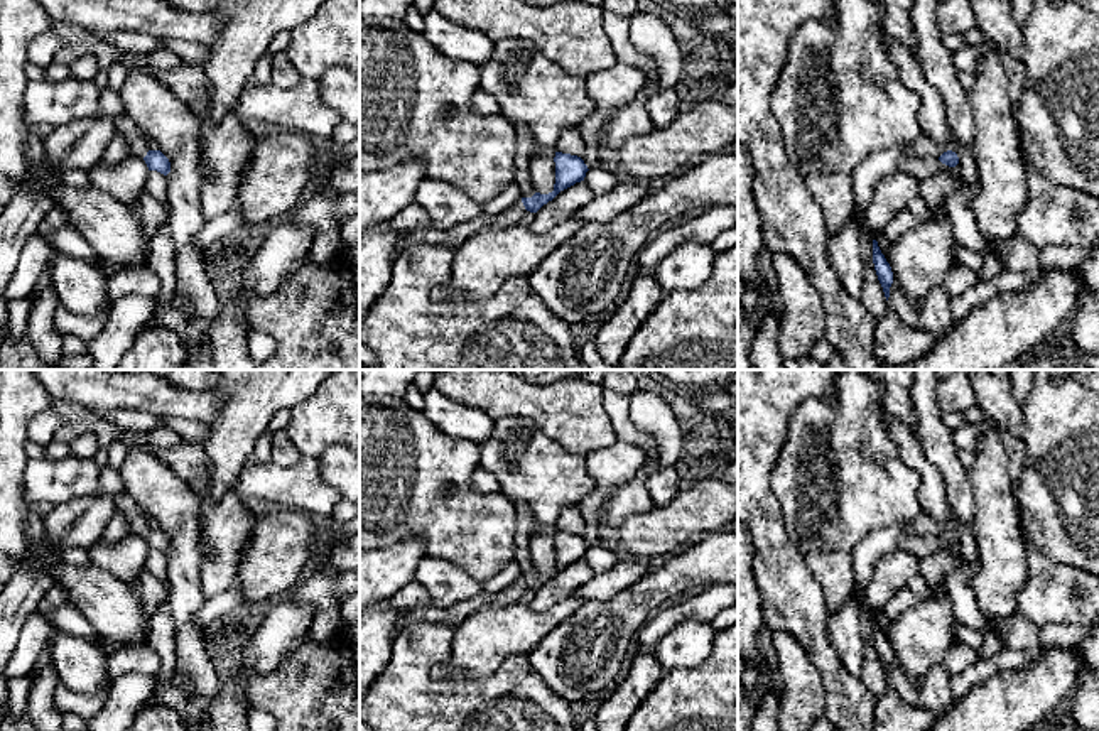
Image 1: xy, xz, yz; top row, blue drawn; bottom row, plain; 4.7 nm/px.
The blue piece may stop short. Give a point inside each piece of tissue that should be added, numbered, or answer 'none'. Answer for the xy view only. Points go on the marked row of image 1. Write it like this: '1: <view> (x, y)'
1: xy (137, 144)

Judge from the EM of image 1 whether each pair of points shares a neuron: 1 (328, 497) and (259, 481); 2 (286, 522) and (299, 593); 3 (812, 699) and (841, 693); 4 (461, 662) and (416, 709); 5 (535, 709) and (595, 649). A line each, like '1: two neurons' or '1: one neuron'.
1: one neuron
2: two neurons
3: two neurons
4: two neurons
5: two neurons

